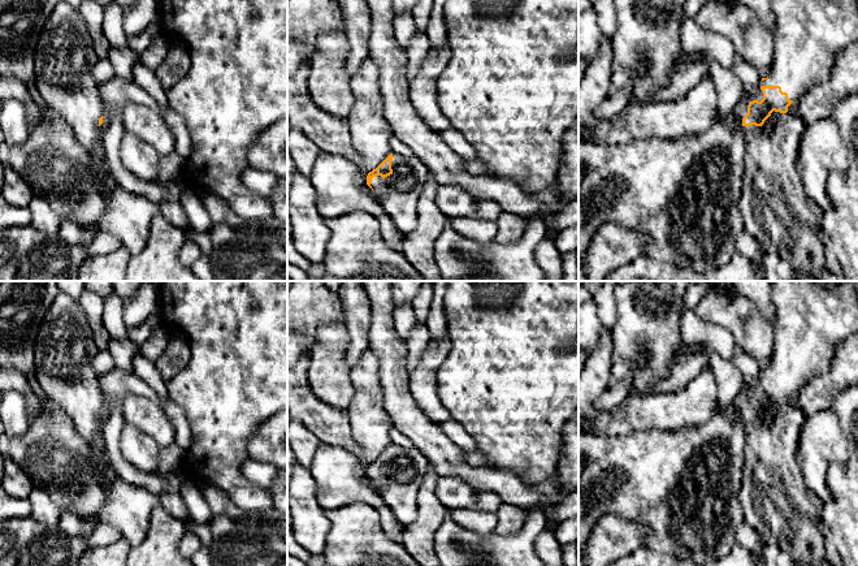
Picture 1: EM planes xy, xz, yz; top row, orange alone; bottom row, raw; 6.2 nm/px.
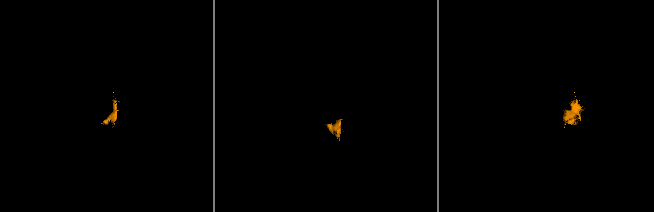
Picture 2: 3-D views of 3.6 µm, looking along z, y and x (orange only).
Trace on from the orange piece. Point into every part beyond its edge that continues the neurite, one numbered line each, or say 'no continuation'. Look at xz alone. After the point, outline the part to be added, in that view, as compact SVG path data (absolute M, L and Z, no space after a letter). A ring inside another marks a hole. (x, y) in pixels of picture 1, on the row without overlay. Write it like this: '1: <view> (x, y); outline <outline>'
1: xz (398, 484); outline M393 444L391 461L393 465L385 470L373 468L370 478L396 520L406 527L417 518L416 497L430 465L417 448L395 444Z

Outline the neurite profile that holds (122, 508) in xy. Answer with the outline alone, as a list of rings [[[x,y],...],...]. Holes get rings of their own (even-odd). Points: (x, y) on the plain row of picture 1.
[[[105,451],[94,454],[108,485],[105,502],[96,513],[92,524],[110,524],[120,530],[122,540],[131,548],[144,541],[150,528],[151,514],[161,507],[161,498],[146,489],[122,480],[112,467]]]

